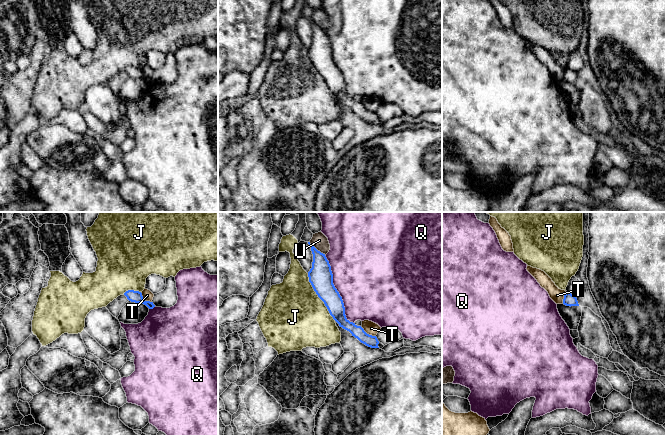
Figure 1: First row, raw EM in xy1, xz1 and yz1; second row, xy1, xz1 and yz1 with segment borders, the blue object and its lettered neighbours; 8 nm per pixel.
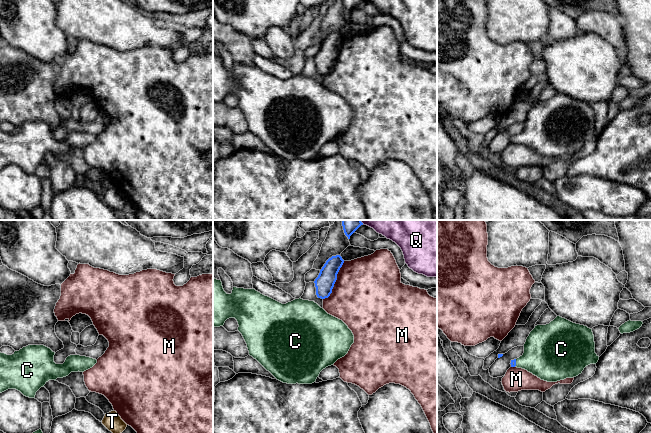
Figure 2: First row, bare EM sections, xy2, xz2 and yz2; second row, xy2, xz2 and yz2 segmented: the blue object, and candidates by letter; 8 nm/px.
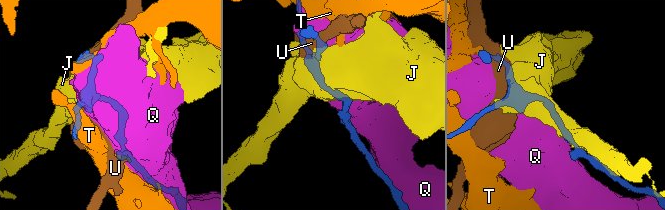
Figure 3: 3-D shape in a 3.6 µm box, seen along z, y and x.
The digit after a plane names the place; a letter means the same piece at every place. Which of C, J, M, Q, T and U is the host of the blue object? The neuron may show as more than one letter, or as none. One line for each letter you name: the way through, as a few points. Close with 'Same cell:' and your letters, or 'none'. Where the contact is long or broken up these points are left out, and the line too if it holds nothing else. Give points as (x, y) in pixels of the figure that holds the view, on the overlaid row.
C: runs through yz2 (513, 362), (515, 363), (545, 355)
Same cell: C

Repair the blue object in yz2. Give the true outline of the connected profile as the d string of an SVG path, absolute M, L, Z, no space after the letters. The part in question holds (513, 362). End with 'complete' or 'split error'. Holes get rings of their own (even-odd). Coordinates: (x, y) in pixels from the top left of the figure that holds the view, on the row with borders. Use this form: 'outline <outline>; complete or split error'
outline M557 316L549 324L535 326L526 339L523 355L511 360L510 364L511 367L527 370L541 380L557 382L578 376L586 366L596 364L598 360L592 329Z; split error

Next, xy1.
outline M128 290L124 293L124 295L127 297L129 301L135 302L135 303L142 303L146 305L149 309L153 309L155 307L153 302L145 301L143 299L142 293L139 291Z; complete

